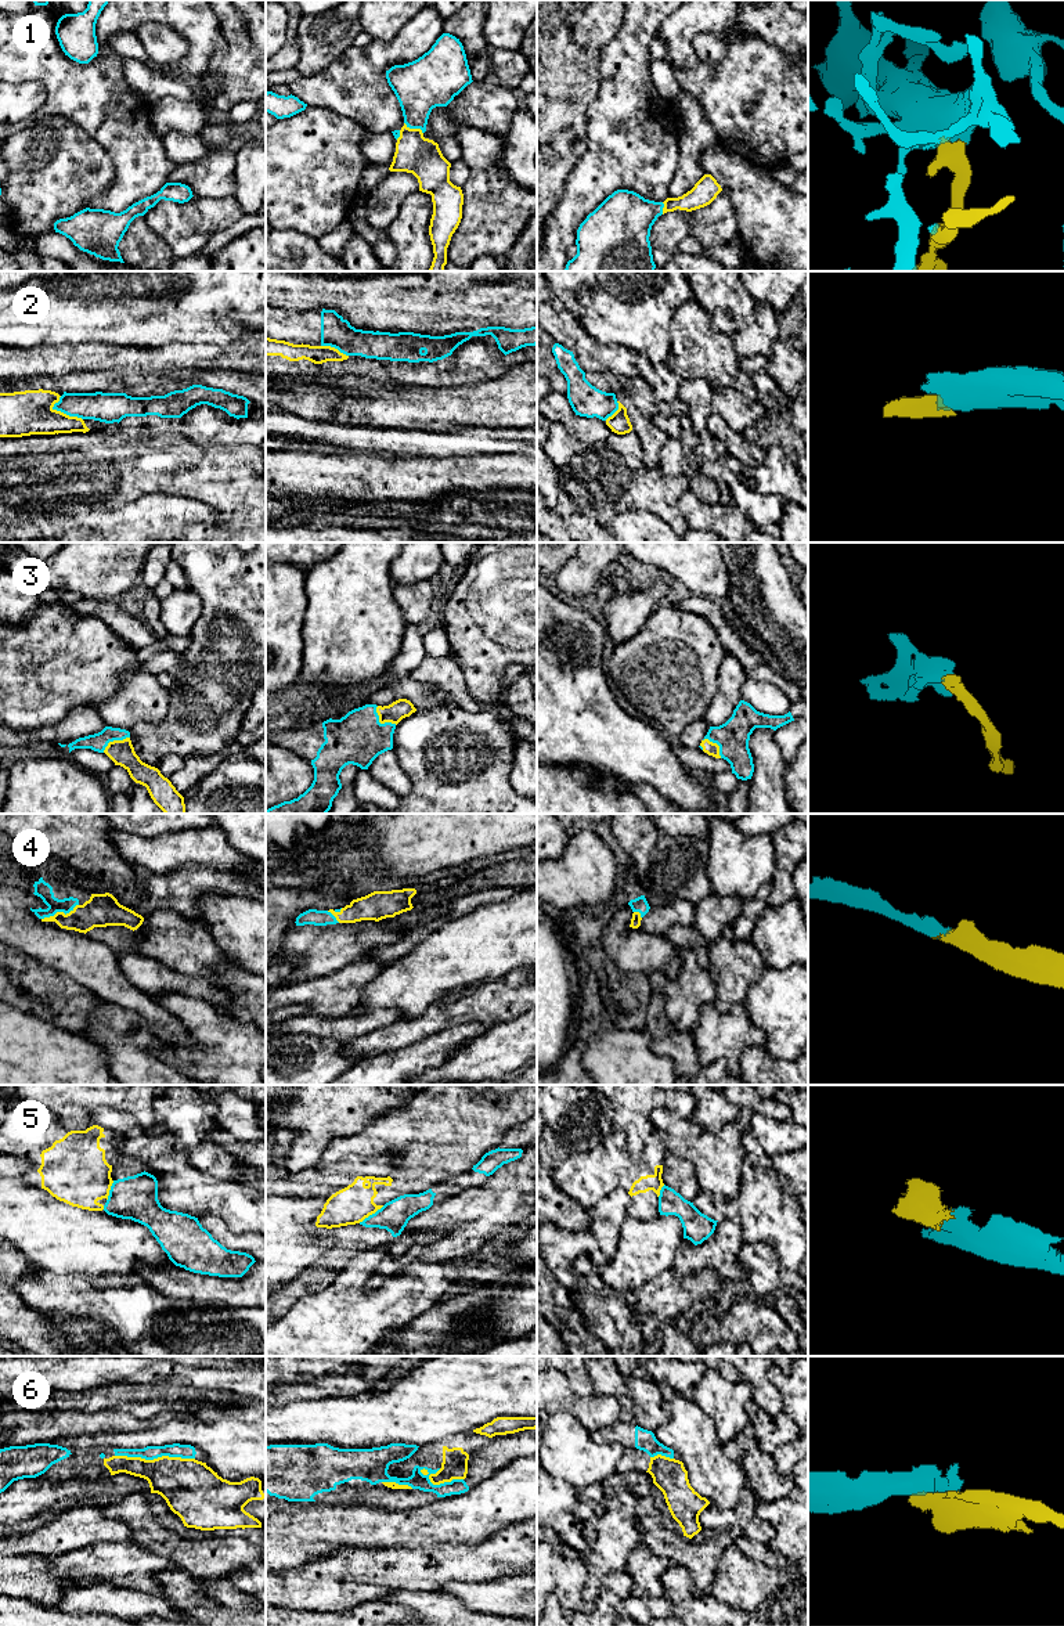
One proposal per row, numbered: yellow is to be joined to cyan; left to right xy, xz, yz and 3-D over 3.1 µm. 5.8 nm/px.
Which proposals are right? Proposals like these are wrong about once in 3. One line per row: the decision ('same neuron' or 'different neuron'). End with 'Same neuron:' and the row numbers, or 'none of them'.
1: same neuron
2: different neuron
3: same neuron
4: same neuron
5: different neuron
6: different neuron
Same neuron: 1, 3, 4

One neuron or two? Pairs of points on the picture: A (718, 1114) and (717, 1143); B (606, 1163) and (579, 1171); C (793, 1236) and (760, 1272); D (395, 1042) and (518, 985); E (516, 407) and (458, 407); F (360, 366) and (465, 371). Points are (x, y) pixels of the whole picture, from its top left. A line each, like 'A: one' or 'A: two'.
A: two
B: two
C: two
D: one
E: one
F: one

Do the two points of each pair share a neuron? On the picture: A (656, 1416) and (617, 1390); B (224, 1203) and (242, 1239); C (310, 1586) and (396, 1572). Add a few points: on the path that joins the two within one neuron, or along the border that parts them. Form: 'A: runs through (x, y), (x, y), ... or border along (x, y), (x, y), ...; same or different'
A: runs through (646, 1406), (627, 1390); same
B: border along (212, 1214), (235, 1232), (251, 1232); different
C: runs through (331, 1583), (342, 1575), (375, 1572); same

